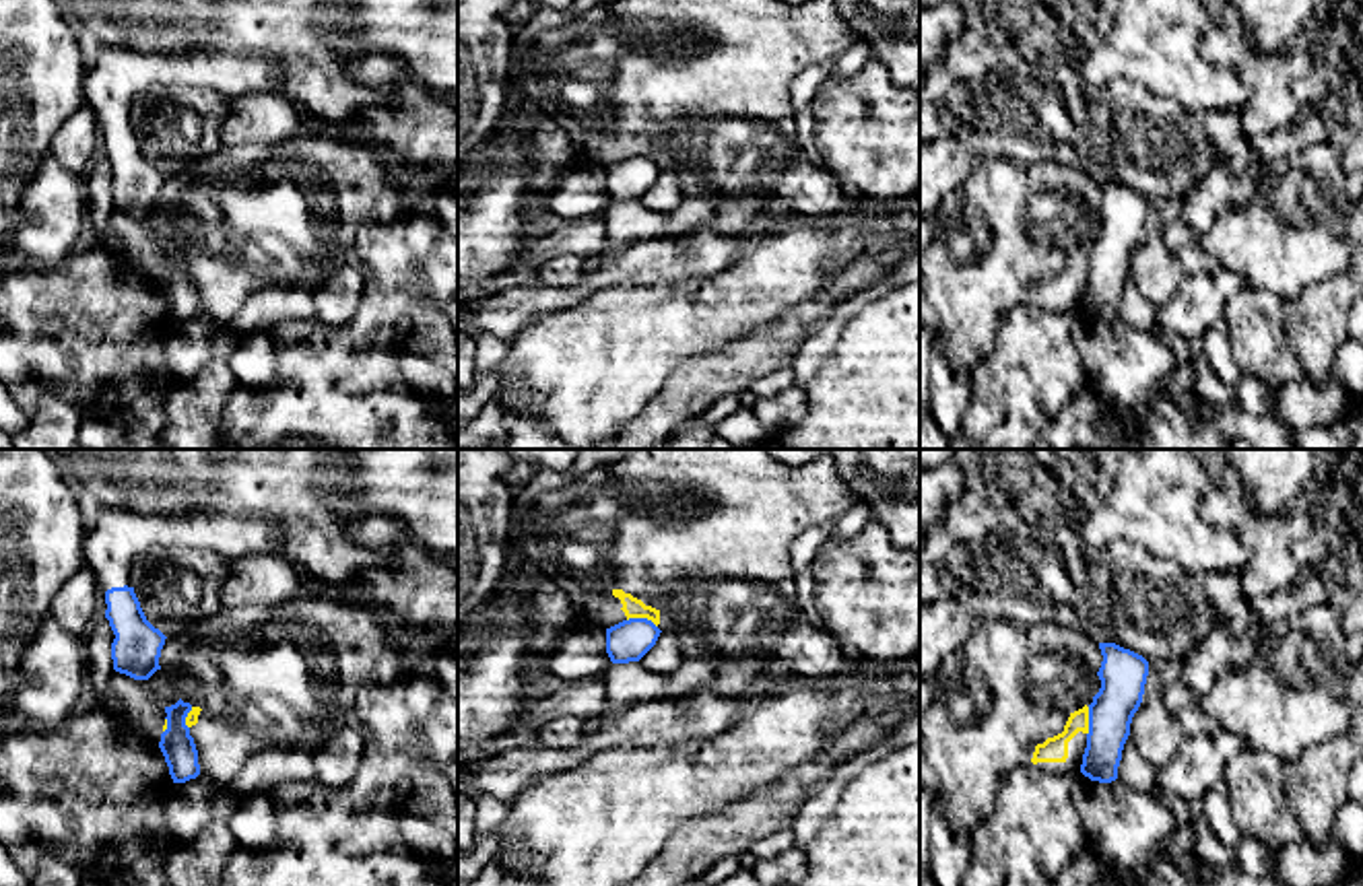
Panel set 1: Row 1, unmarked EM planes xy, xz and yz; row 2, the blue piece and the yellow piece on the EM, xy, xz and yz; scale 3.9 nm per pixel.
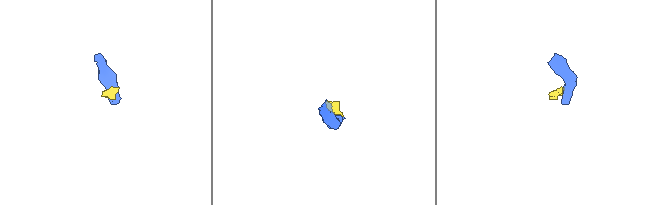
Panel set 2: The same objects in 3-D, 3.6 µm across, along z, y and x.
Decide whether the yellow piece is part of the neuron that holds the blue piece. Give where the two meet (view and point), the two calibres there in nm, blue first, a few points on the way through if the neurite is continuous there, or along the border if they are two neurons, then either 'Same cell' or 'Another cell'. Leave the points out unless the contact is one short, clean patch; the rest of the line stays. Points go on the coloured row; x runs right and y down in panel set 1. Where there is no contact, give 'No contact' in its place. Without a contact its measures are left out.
Touches blue at xz (642, 619). Thickness 160 nm (blue) against 80 nm. Boundary: xz (627, 619), (648, 619), (656, 627). Another cell

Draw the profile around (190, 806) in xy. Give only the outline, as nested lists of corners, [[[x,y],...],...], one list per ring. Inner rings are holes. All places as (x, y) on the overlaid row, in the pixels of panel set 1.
[[[198,775],[186,783],[171,783],[161,795],[165,804],[165,828],[173,845],[190,843],[208,824],[227,824],[239,795]]]

